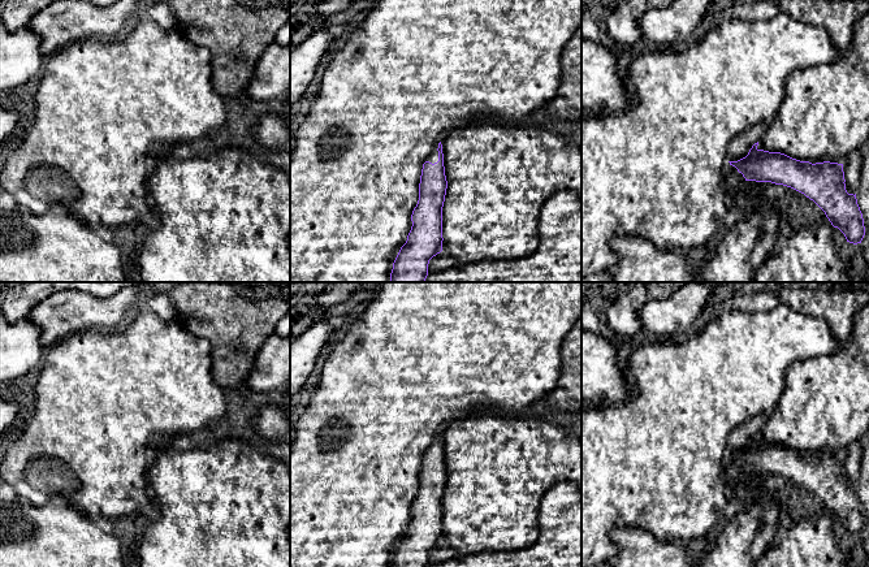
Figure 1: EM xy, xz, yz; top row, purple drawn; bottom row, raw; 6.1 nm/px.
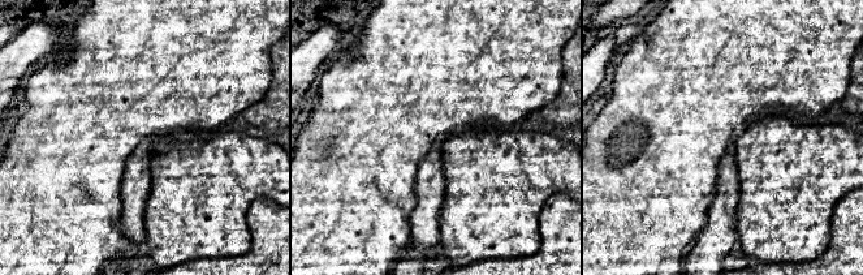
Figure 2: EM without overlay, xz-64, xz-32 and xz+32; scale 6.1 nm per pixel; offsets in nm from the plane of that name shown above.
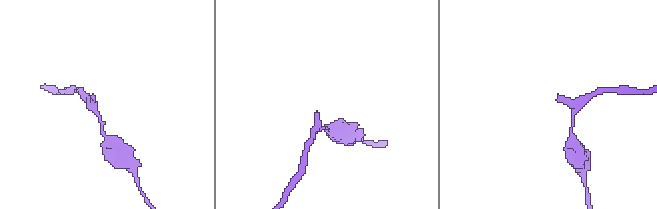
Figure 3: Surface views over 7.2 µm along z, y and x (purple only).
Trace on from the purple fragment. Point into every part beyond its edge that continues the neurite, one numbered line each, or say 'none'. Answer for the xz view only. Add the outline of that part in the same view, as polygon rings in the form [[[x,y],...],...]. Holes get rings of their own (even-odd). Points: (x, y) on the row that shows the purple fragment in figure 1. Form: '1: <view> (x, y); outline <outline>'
1: xz (433, 158); outline [[[438,140],[438,142],[434,144],[433,152],[427,157],[425,161],[429,161],[429,163],[432,163],[432,164],[434,164],[434,163],[438,161],[438,151],[437,151],[437,148],[438,148],[438,143],[440,143],[440,142],[441,142],[441,140]]]

